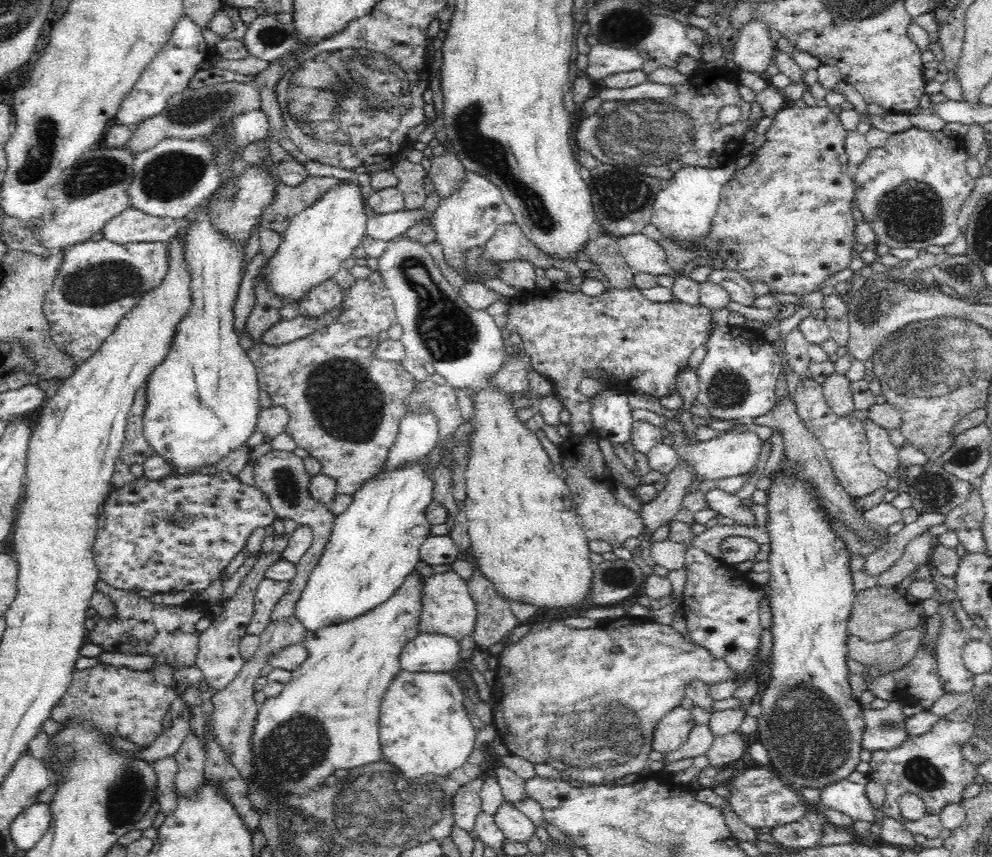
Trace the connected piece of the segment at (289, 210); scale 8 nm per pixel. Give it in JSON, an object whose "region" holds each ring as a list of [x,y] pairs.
{"region":[[[312,175],[300,182],[298,186],[288,186],[280,181],[275,190],[275,201],[272,202],[272,205],[267,206],[267,210],[263,214],[261,227],[283,233],[294,216],[312,206],[312,203],[316,202],[316,199],[320,198],[320,195],[324,194],[329,187],[344,181],[349,180]]]}

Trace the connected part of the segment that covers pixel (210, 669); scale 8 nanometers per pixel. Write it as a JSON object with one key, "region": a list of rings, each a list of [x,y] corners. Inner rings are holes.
{"region":[[[261,552],[256,564],[252,566],[252,570],[244,576],[235,594],[226,603],[223,613],[212,621],[212,624],[204,632],[201,632],[195,664],[203,672],[208,696],[228,686],[228,683],[236,678],[236,675],[244,666],[245,660],[239,653],[238,642],[247,634],[248,623],[253,618],[256,588],[264,580],[266,570],[281,559],[283,559],[283,555],[280,552]]]}

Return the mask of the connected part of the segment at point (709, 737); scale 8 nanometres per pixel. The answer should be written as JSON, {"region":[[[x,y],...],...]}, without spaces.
{"region":[[[695,724],[688,734],[688,740],[674,752],[666,752],[662,763],[664,766],[670,764],[670,762],[676,762],[678,760],[690,758],[693,759],[695,756],[702,756],[708,752],[708,748],[712,746],[714,742],[714,733],[710,729],[710,725],[706,724]]]}

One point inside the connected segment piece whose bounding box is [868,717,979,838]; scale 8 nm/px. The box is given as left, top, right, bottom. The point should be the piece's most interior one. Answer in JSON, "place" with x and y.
{"place":[931,765]}

